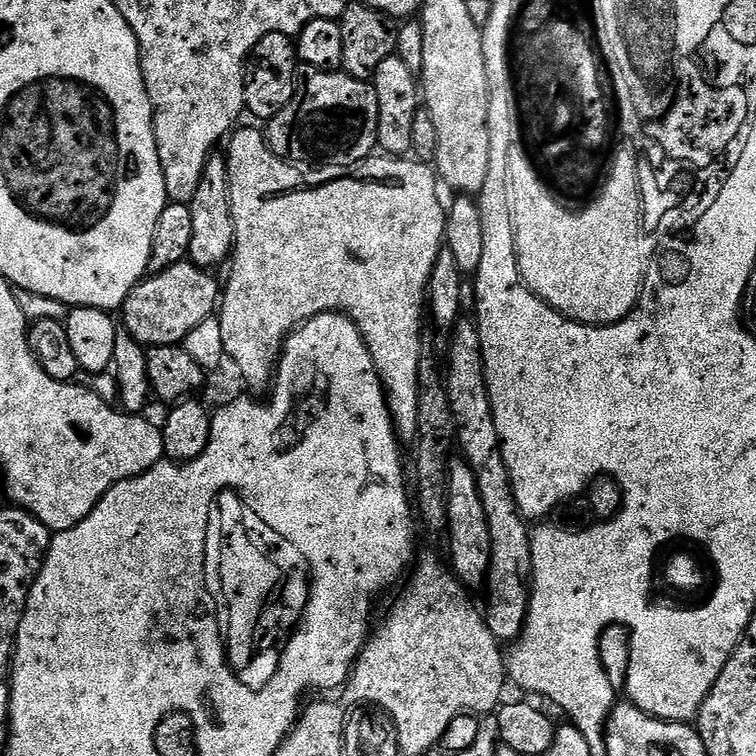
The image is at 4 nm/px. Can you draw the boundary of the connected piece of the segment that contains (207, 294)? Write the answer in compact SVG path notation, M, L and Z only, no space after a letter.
M191 262L170 266L170 270L157 276L149 275L126 298L122 327L145 349L183 345L190 332L217 311L222 284L212 276L209 269L197 268Z

